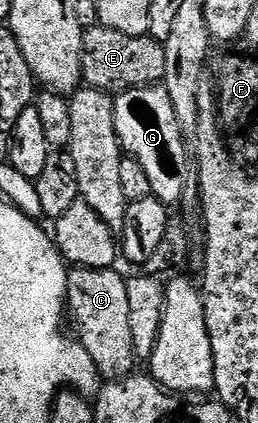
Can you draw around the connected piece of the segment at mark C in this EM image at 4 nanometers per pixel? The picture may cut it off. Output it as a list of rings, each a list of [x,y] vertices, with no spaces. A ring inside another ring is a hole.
[[[74,267],[69,272],[69,295],[67,308],[70,313],[77,315],[77,324],[81,327],[79,342],[91,354],[91,362],[95,362],[97,373],[102,381],[112,382],[124,380],[126,376],[134,375],[133,364],[138,363],[137,355],[131,342],[131,314],[127,303],[127,280],[117,273],[116,267],[111,268],[78,268]]]

